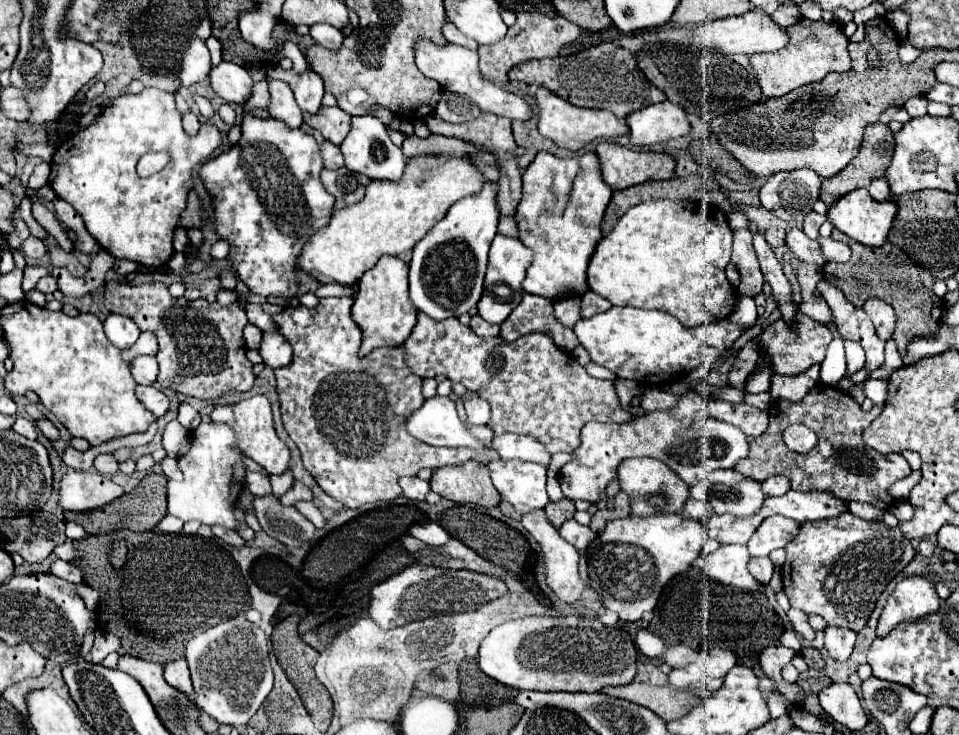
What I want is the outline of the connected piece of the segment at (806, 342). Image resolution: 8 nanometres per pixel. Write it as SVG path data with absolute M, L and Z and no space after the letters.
M798 313L798 321L794 321L794 329L790 329L790 325L786 325L786 321L778 319L778 321L770 323L756 339L750 339L738 351L736 363L732 365L730 375L728 375L728 383L742 389L746 383L746 377L754 369L758 369L758 365L770 365L770 369L774 369L774 373L778 373L778 375L800 375L810 365L824 361L824 353L826 353L826 347L830 341L832 341L830 329L802 313Z

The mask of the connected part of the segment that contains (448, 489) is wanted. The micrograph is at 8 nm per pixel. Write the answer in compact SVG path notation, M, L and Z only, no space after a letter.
M474 461L436 469L430 479L430 487L444 499L460 505L472 503L490 509L500 503L500 493L492 485L488 467Z

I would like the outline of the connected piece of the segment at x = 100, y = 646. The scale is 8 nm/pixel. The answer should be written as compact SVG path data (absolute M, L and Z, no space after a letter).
M98 631L98 633L96 633L94 647L92 647L92 651L90 651L90 659L92 659L94 663L100 663L100 661L104 661L106 655L118 651L118 647L120 647L118 637L114 637L114 635L110 635L110 633L100 633L100 631Z

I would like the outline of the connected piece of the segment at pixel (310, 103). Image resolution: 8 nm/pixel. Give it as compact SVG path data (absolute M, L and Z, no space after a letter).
M274 67L274 69L268 69L270 77L272 73L280 73L278 77L282 81L288 81L292 91L294 91L294 97L296 97L296 103L302 111L306 113L318 113L320 105L322 105L322 97L324 97L324 85L322 85L322 77L318 73L314 73L312 69L308 69L306 73L302 75L294 75L294 71L284 71L280 67Z

